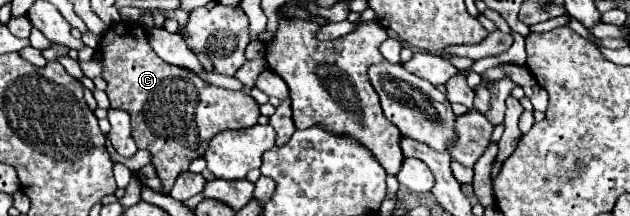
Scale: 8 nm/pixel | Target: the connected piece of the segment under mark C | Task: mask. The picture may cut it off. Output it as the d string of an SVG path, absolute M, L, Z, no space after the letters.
M119 22L111 26L101 36L99 52L103 56L103 78L109 84L107 96L109 96L111 108L121 108L129 112L133 140L139 148L145 148L153 154L153 166L157 168L157 174L165 186L165 192L169 192L171 186L175 184L175 178L189 168L191 160L205 154L207 144L215 134L219 134L225 128L249 128L257 124L257 118L261 116L259 104L245 90L233 92L233 90L209 86L193 72L163 62L149 46L147 30L137 22Z

